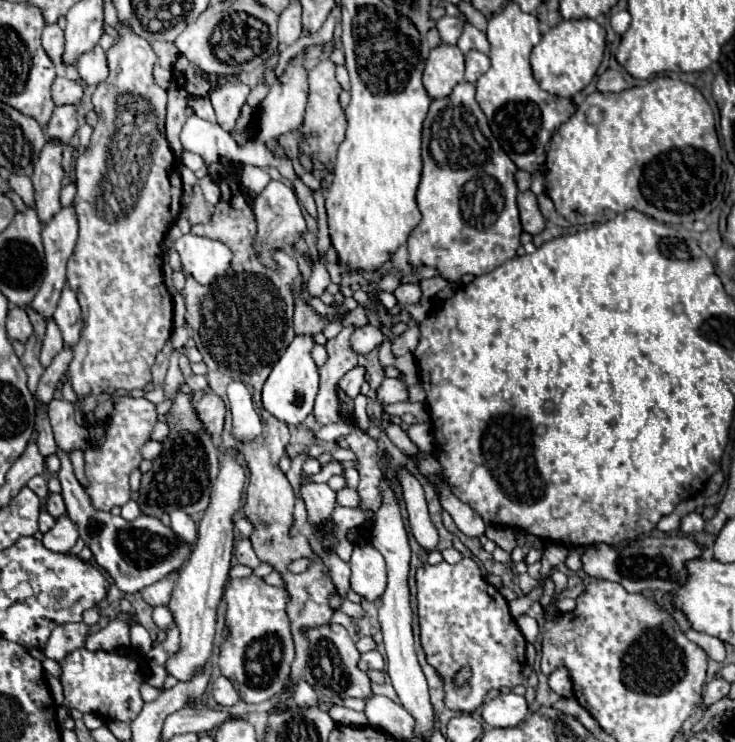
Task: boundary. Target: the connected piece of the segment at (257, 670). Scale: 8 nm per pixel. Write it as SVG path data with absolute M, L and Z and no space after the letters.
M252 574L246 578L230 580L224 588L224 600L226 600L228 636L220 644L220 656L218 656L218 666L222 674L234 684L244 702L264 702L270 700L272 696L278 696L290 680L290 666L294 662L294 640L290 632L290 620L286 614L288 592L284 588L270 586L264 582L264 578Z

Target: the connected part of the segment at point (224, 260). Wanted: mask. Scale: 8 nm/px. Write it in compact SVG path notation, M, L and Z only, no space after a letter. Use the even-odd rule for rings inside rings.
M184 234L174 244L180 254L182 266L200 284L210 284L216 276L222 276L230 268L232 252L218 240Z

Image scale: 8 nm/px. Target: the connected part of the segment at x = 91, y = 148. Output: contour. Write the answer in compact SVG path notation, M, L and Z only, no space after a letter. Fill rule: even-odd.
M116 22L116 44L106 52L110 74L92 94L94 110L100 122L94 126L92 140L84 154L76 158L76 198L80 236L72 258L68 260L68 286L76 292L84 330L74 346L74 358L68 368L68 380L80 404L84 422L90 422L98 396L110 390L144 388L152 376L150 368L156 354L164 348L172 334L172 296L162 278L162 242L168 228L176 222L182 208L182 180L176 158L164 136L166 90L152 76L156 54L152 46L134 34L124 22Z

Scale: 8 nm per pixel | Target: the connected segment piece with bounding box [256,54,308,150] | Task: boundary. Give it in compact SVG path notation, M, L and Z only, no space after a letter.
M298 54L286 64L284 72L272 82L272 88L270 88L268 96L264 98L264 102L260 106L260 120L258 120L256 140L264 142L270 150L274 146L278 146L278 136L280 134L290 132L290 130L294 130L302 124L306 102L308 102L308 72L304 68L302 56Z

